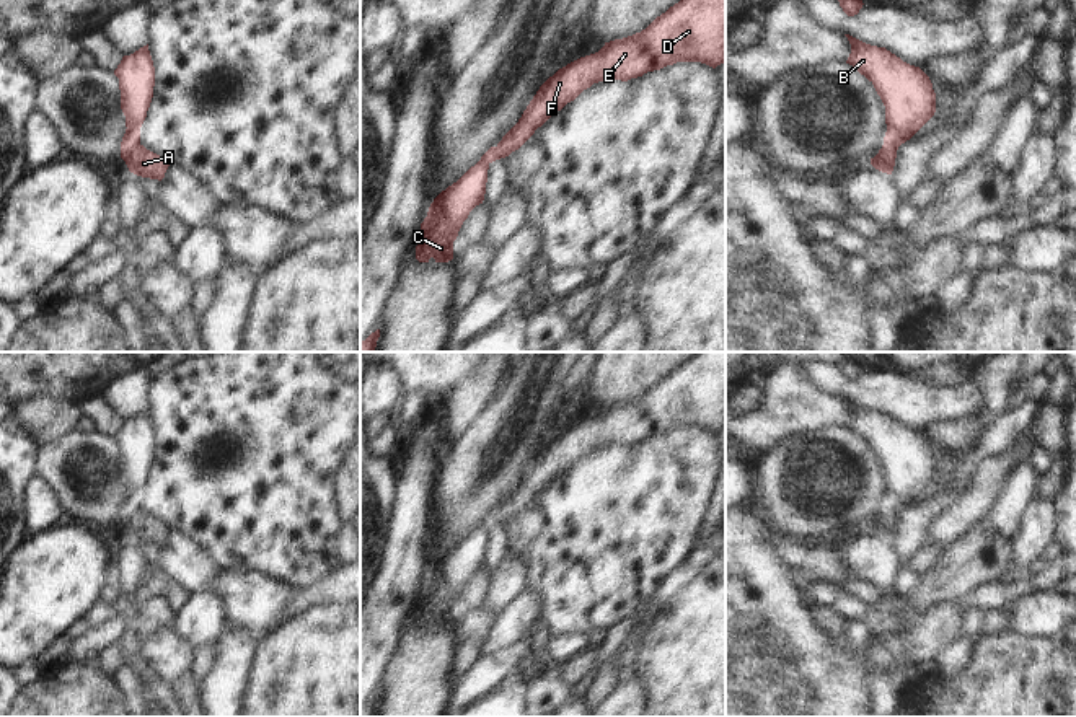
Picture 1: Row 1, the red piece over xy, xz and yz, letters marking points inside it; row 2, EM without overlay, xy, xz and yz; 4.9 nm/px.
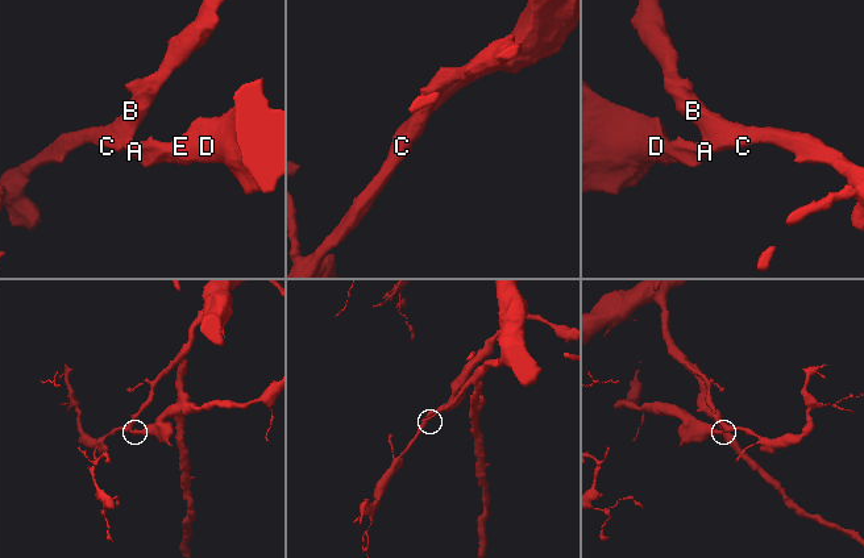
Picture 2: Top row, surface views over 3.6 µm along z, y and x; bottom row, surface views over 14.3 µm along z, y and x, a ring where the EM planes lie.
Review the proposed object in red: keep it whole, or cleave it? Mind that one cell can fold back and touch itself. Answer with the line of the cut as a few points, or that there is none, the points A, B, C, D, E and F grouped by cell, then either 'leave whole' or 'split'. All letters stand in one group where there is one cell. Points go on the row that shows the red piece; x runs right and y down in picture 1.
xy (139, 142), (123, 158) | A D E F / B C | split

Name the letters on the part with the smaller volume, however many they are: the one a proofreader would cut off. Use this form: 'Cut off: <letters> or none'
Cut off: A, D, E, F

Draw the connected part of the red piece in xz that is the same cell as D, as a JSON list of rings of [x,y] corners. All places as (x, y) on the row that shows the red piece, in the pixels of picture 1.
[[[680,0],[641,33],[605,42],[598,52],[559,68],[540,86],[518,122],[497,143],[499,156],[518,150],[538,127],[593,83],[610,78],[628,81],[677,62],[701,62],[712,68],[725,64],[725,0]]]

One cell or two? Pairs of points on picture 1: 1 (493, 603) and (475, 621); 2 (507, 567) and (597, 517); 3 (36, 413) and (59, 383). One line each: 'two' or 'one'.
1: two
2: two
3: two

